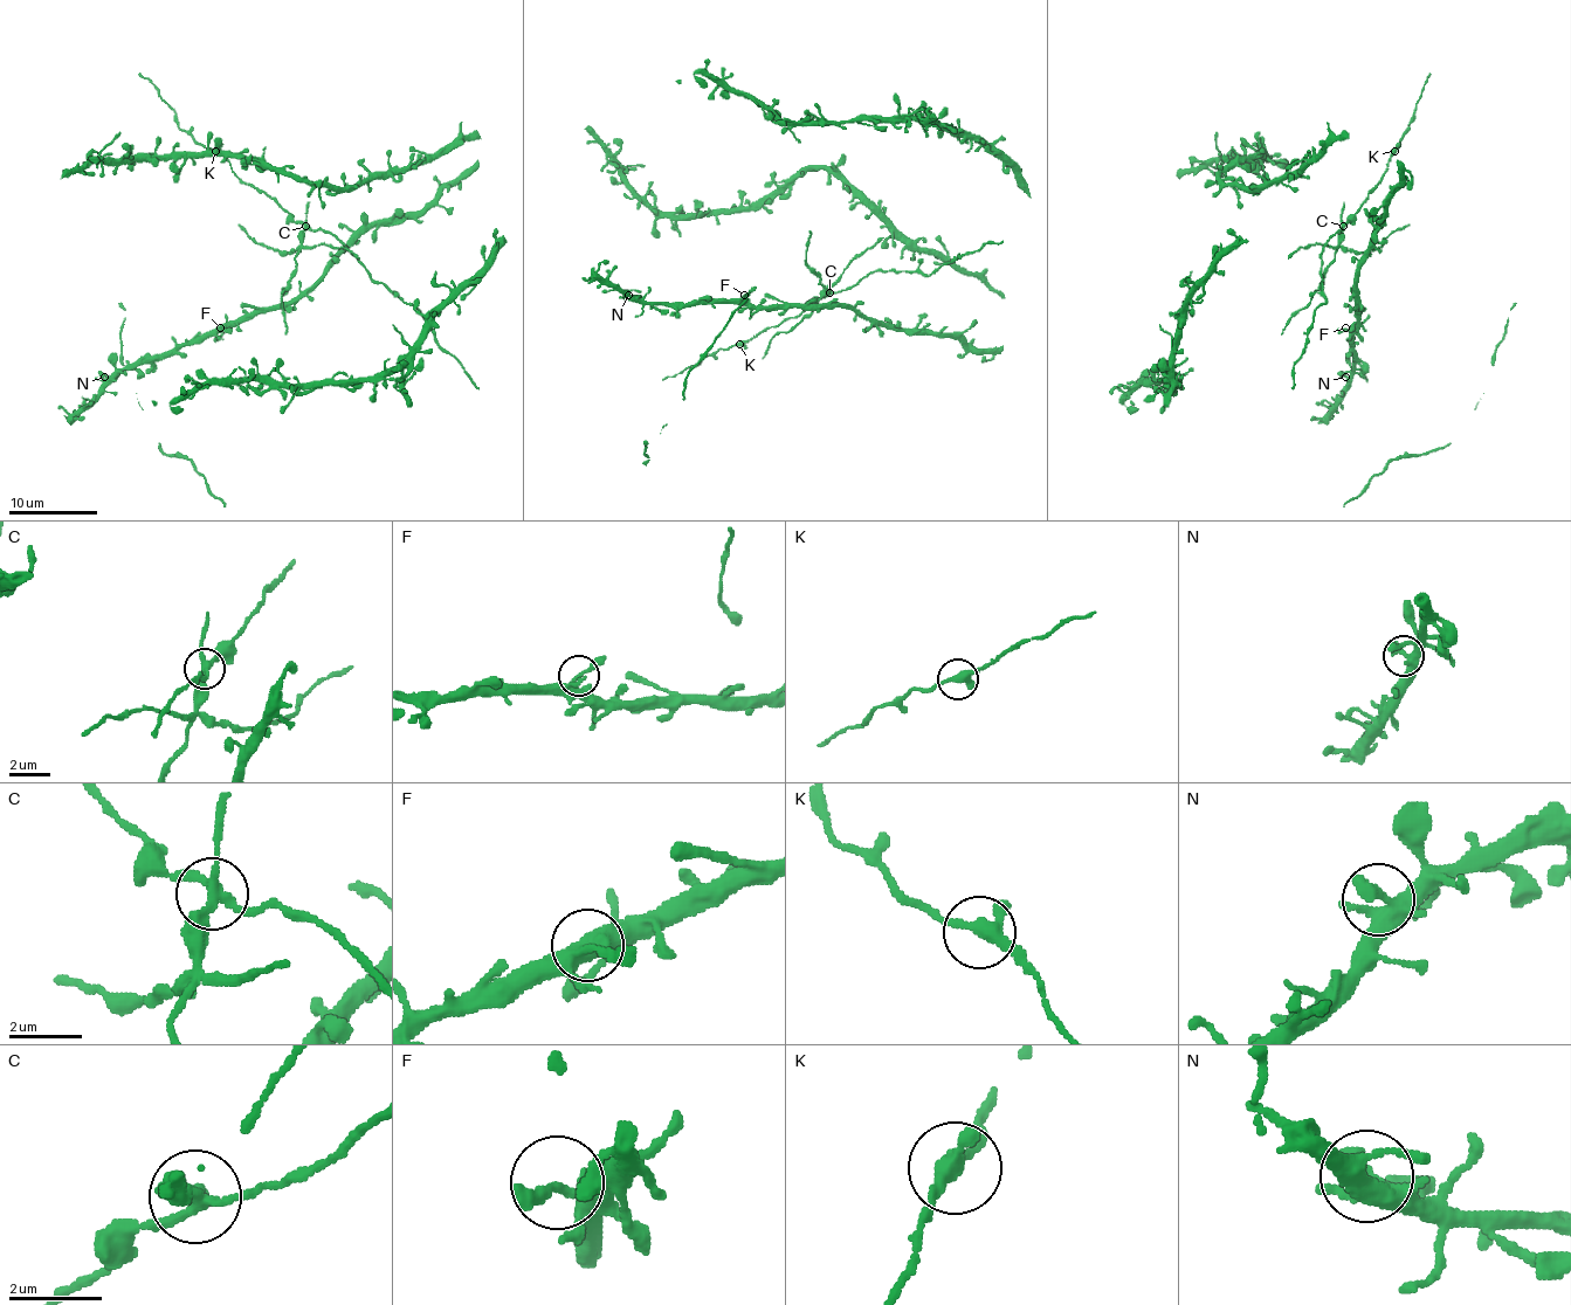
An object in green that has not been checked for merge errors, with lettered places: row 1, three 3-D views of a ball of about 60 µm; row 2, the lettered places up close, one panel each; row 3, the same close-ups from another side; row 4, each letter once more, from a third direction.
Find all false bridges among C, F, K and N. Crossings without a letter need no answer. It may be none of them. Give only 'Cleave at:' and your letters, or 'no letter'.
Cleave at: C

